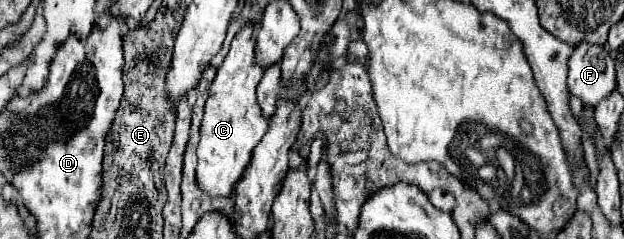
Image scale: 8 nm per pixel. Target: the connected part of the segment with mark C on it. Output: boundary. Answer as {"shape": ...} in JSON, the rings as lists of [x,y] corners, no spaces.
{"shape":[[[246,24],[234,36],[230,52],[218,68],[214,82],[210,84],[210,96],[204,106],[200,142],[196,152],[196,178],[200,190],[210,196],[228,196],[232,192],[232,186],[242,178],[246,166],[250,164],[252,150],[258,146],[268,130],[268,124],[262,118],[262,110],[256,102],[256,86],[264,74],[264,68],[256,64],[254,28],[254,24]]]}

